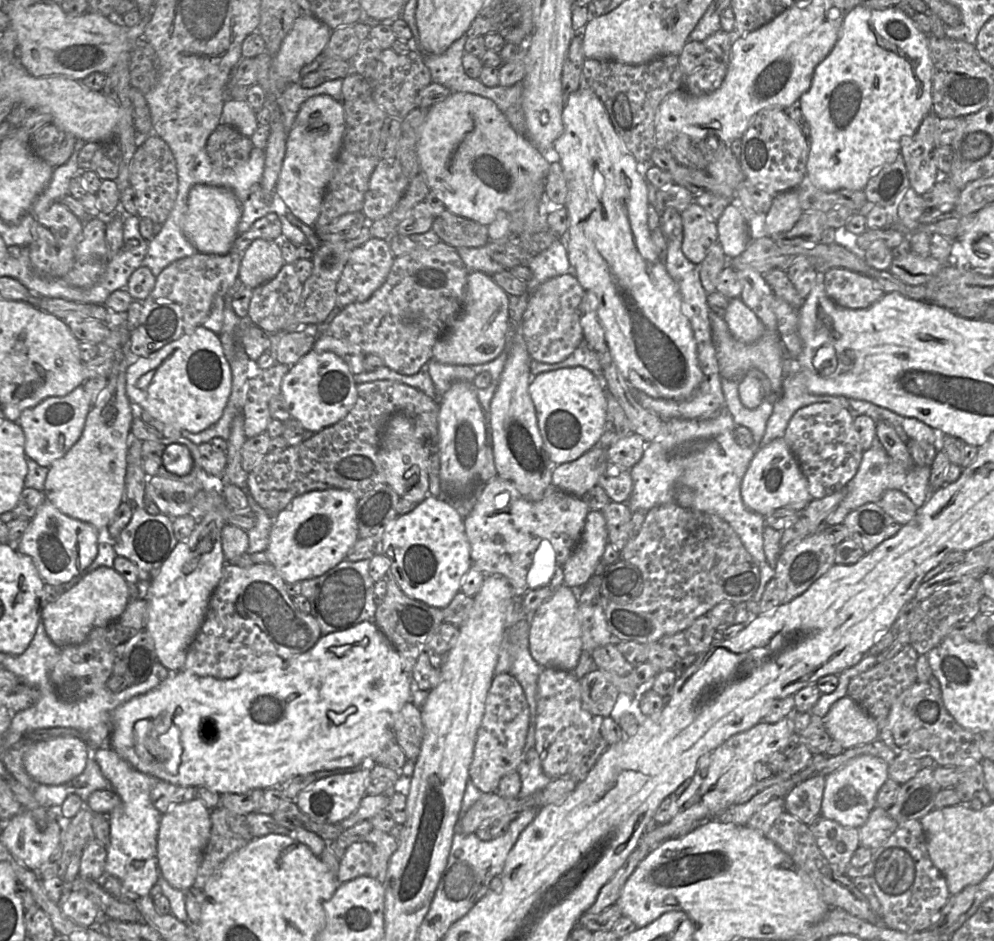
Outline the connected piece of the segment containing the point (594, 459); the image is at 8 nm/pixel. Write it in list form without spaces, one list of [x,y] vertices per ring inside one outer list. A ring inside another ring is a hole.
[[[594,446],[578,459],[554,466],[551,473],[552,485],[581,498],[598,483],[607,462],[607,449]]]

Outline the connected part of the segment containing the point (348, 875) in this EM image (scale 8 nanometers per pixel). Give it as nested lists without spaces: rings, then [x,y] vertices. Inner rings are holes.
[[[373,829],[346,848],[344,856],[339,861],[337,881],[344,883],[359,876],[369,876],[384,884],[390,858],[397,847],[398,841],[389,833]]]

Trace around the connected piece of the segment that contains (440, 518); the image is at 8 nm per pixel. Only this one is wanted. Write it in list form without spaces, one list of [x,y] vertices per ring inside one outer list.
[[[428,495],[412,511],[399,515],[385,531],[381,552],[390,559],[388,576],[392,576],[400,589],[410,598],[445,608],[461,589],[462,581],[472,565],[470,543],[465,532],[463,517],[449,504],[449,499]]]

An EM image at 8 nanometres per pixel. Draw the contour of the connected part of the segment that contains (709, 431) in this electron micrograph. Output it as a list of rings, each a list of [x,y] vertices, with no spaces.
[[[723,407],[715,417],[710,418],[710,419],[688,420],[688,419],[673,418],[673,419],[664,421],[659,434],[654,438],[653,441],[646,443],[644,453],[643,453],[641,460],[630,469],[630,474],[631,474],[632,481],[633,481],[633,489],[626,503],[632,512],[639,510],[639,511],[646,513],[647,511],[649,511],[650,509],[654,507],[657,507],[663,504],[667,504],[667,503],[676,503],[675,501],[676,484],[682,484],[683,486],[686,486],[687,488],[689,488],[693,494],[692,503],[690,506],[685,506],[683,508],[693,508],[703,513],[714,514],[716,516],[719,516],[723,520],[725,520],[733,528],[733,530],[737,533],[737,535],[739,536],[742,544],[744,545],[748,553],[754,558],[754,560],[758,564],[759,572],[760,572],[760,579],[759,579],[758,588],[755,594],[753,595],[753,600],[758,603],[762,598],[765,586],[770,581],[770,579],[774,577],[774,569],[771,568],[771,566],[769,566],[769,564],[767,563],[765,554],[764,554],[763,530],[766,526],[764,516],[762,516],[761,514],[757,512],[749,510],[744,505],[742,501],[742,497],[741,497],[741,482],[742,482],[743,476],[749,466],[750,461],[752,460],[753,456],[758,450],[753,450],[753,444],[750,447],[746,447],[746,448],[742,448],[741,446],[739,446],[735,442],[734,437],[733,437],[733,431],[735,427],[736,427],[736,424],[733,420],[733,417],[726,407]]]

